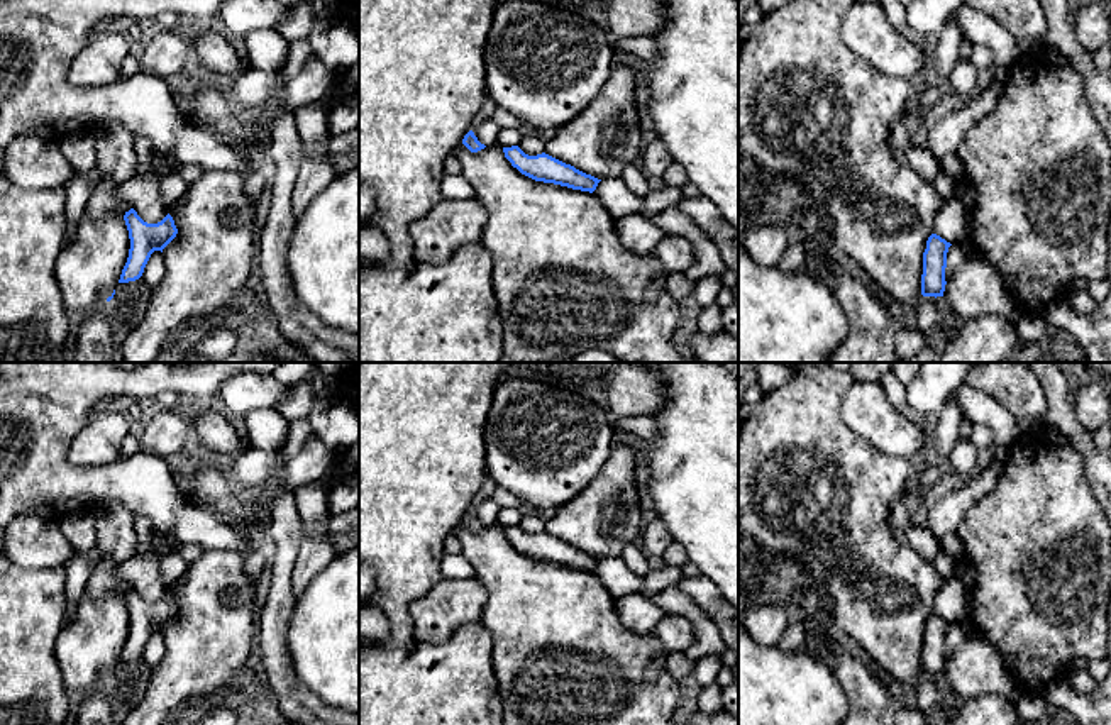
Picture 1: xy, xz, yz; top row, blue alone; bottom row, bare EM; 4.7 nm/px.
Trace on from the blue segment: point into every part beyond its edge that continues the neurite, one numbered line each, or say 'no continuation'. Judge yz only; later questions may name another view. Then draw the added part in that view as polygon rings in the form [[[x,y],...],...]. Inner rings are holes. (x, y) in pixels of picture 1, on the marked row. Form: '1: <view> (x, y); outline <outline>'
no continuation

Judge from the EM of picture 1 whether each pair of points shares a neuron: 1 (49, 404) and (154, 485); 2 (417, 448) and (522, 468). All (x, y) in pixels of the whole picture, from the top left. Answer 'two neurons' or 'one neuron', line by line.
1: one neuron
2: two neurons

